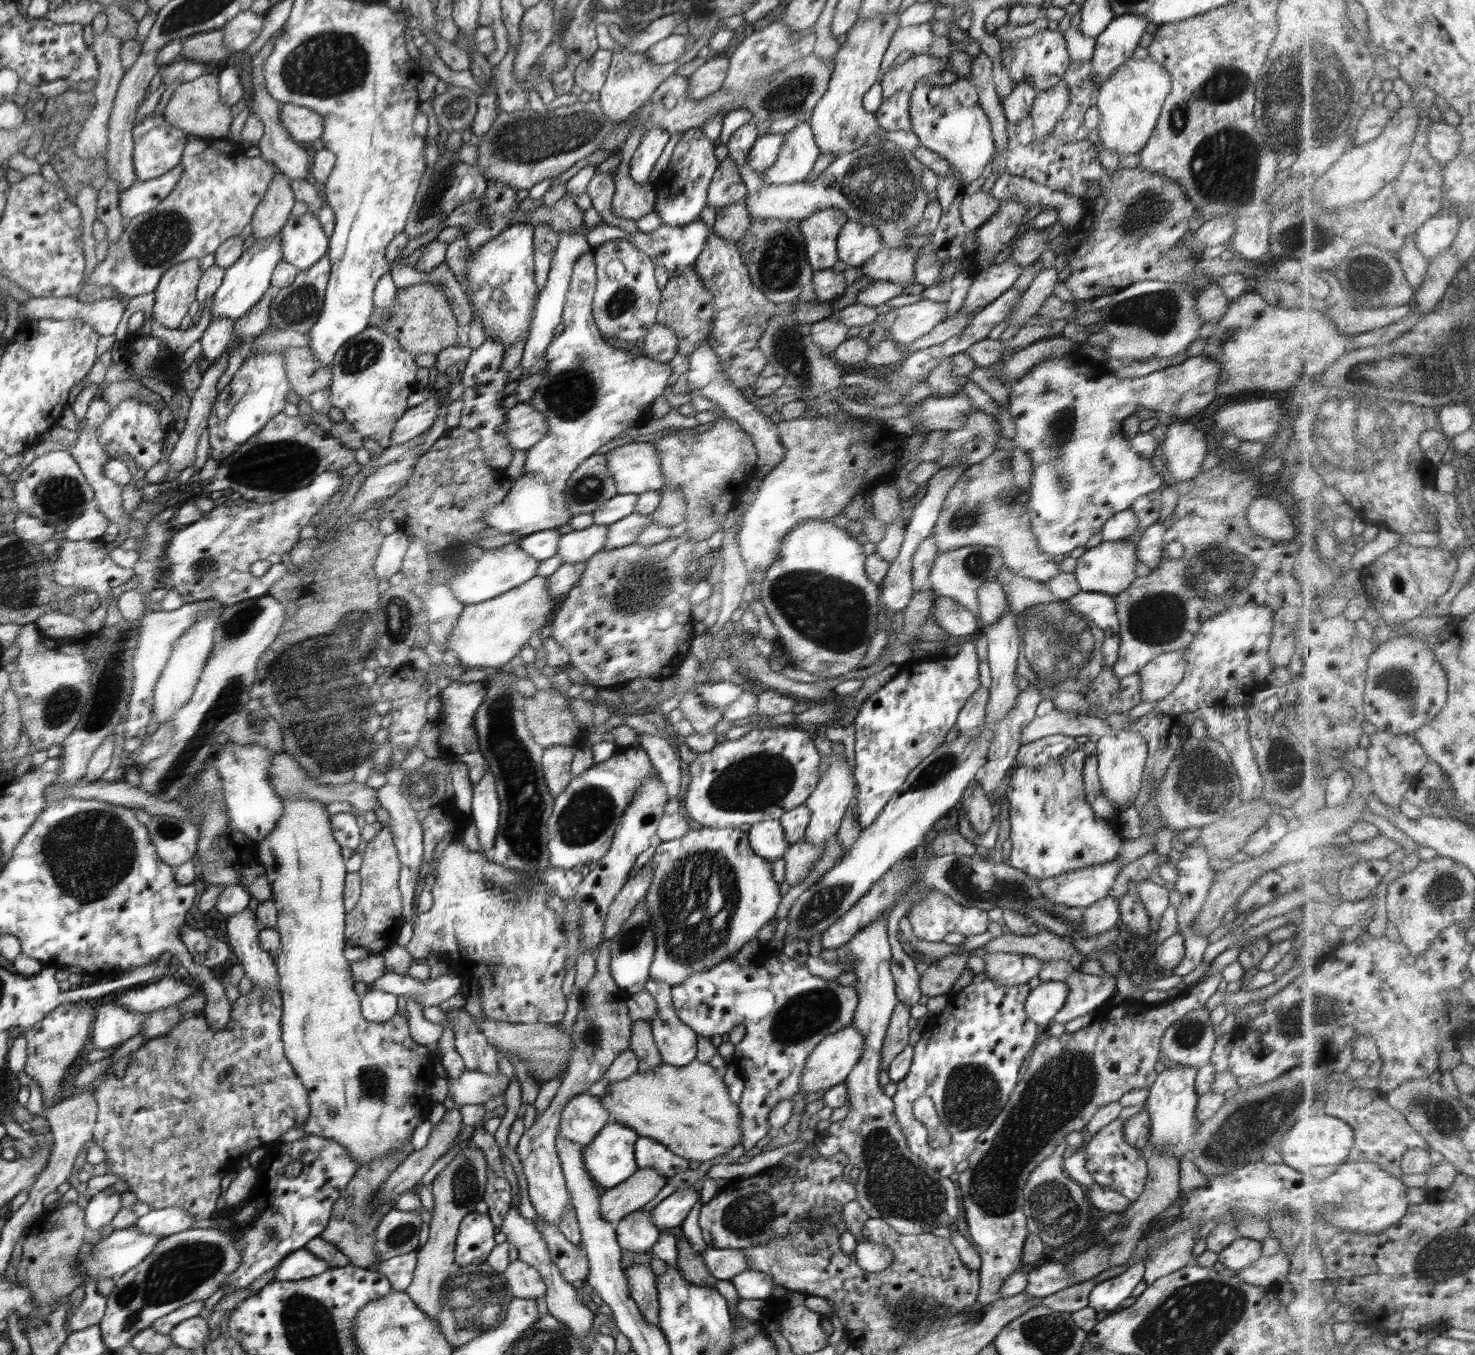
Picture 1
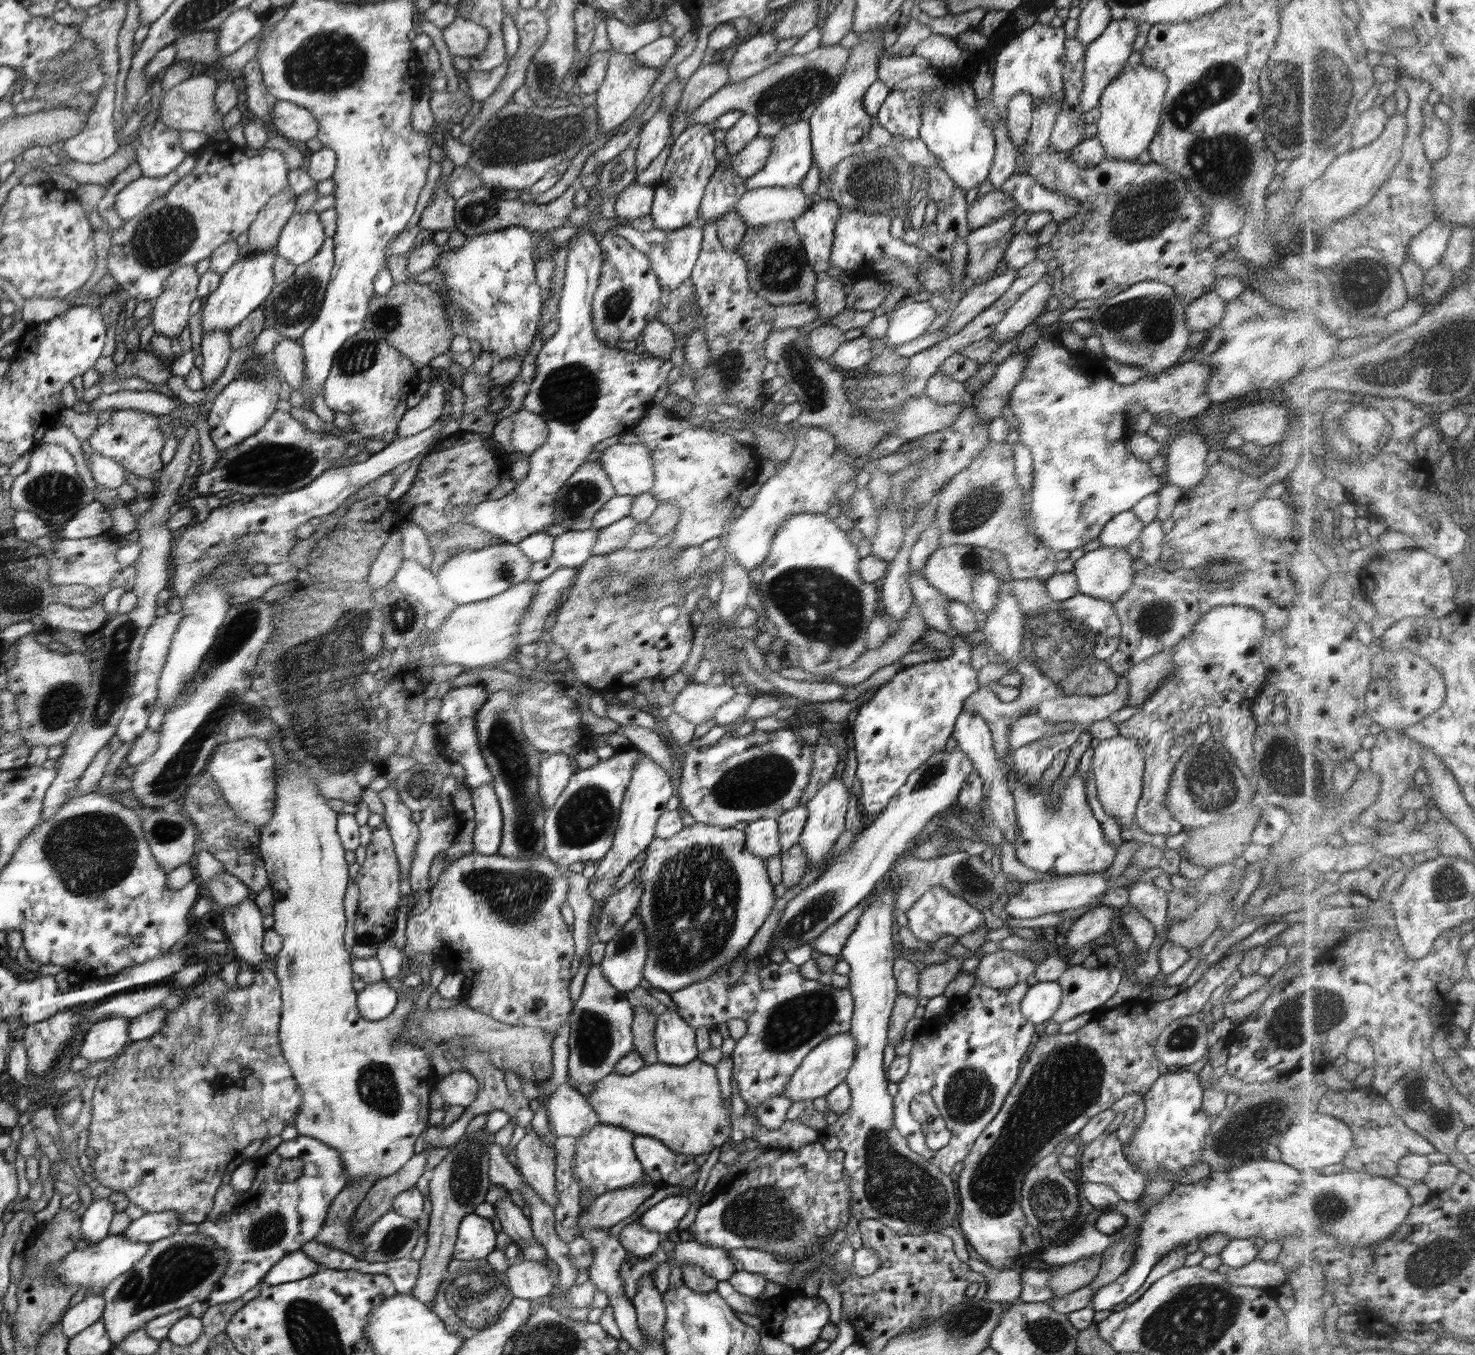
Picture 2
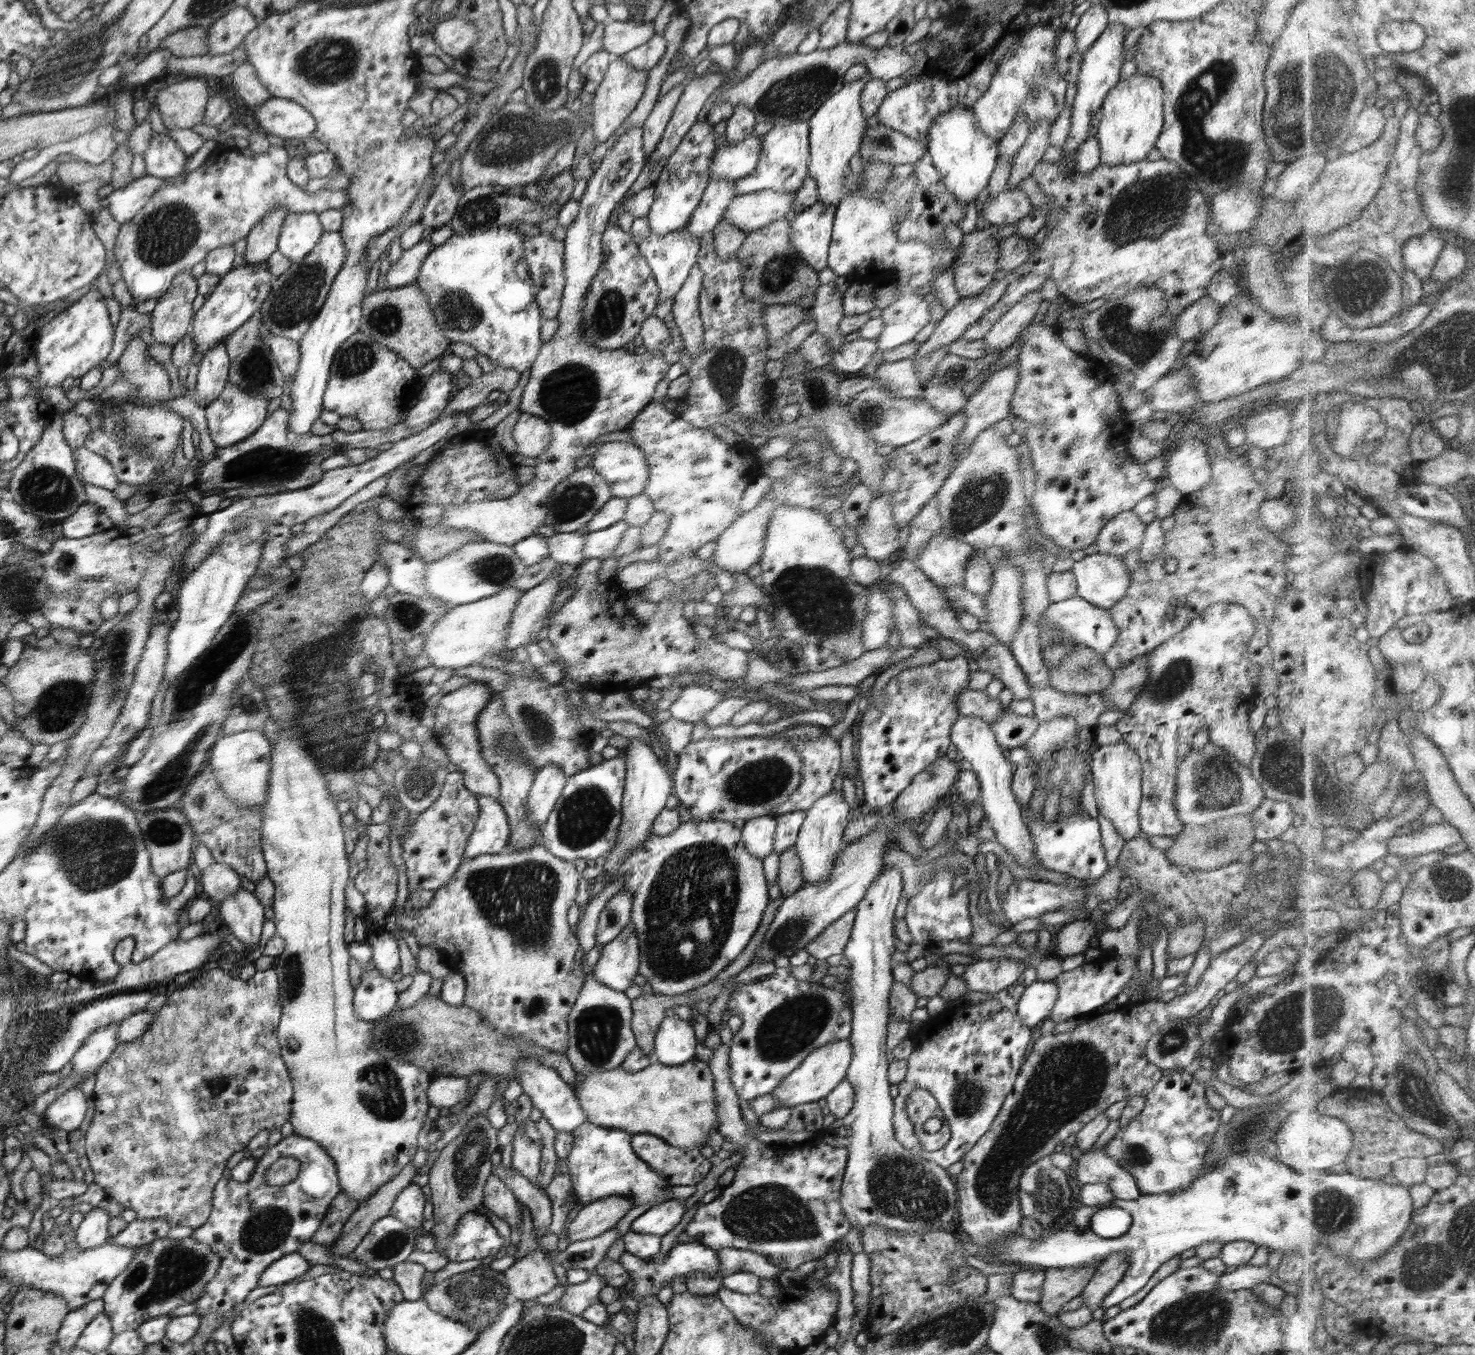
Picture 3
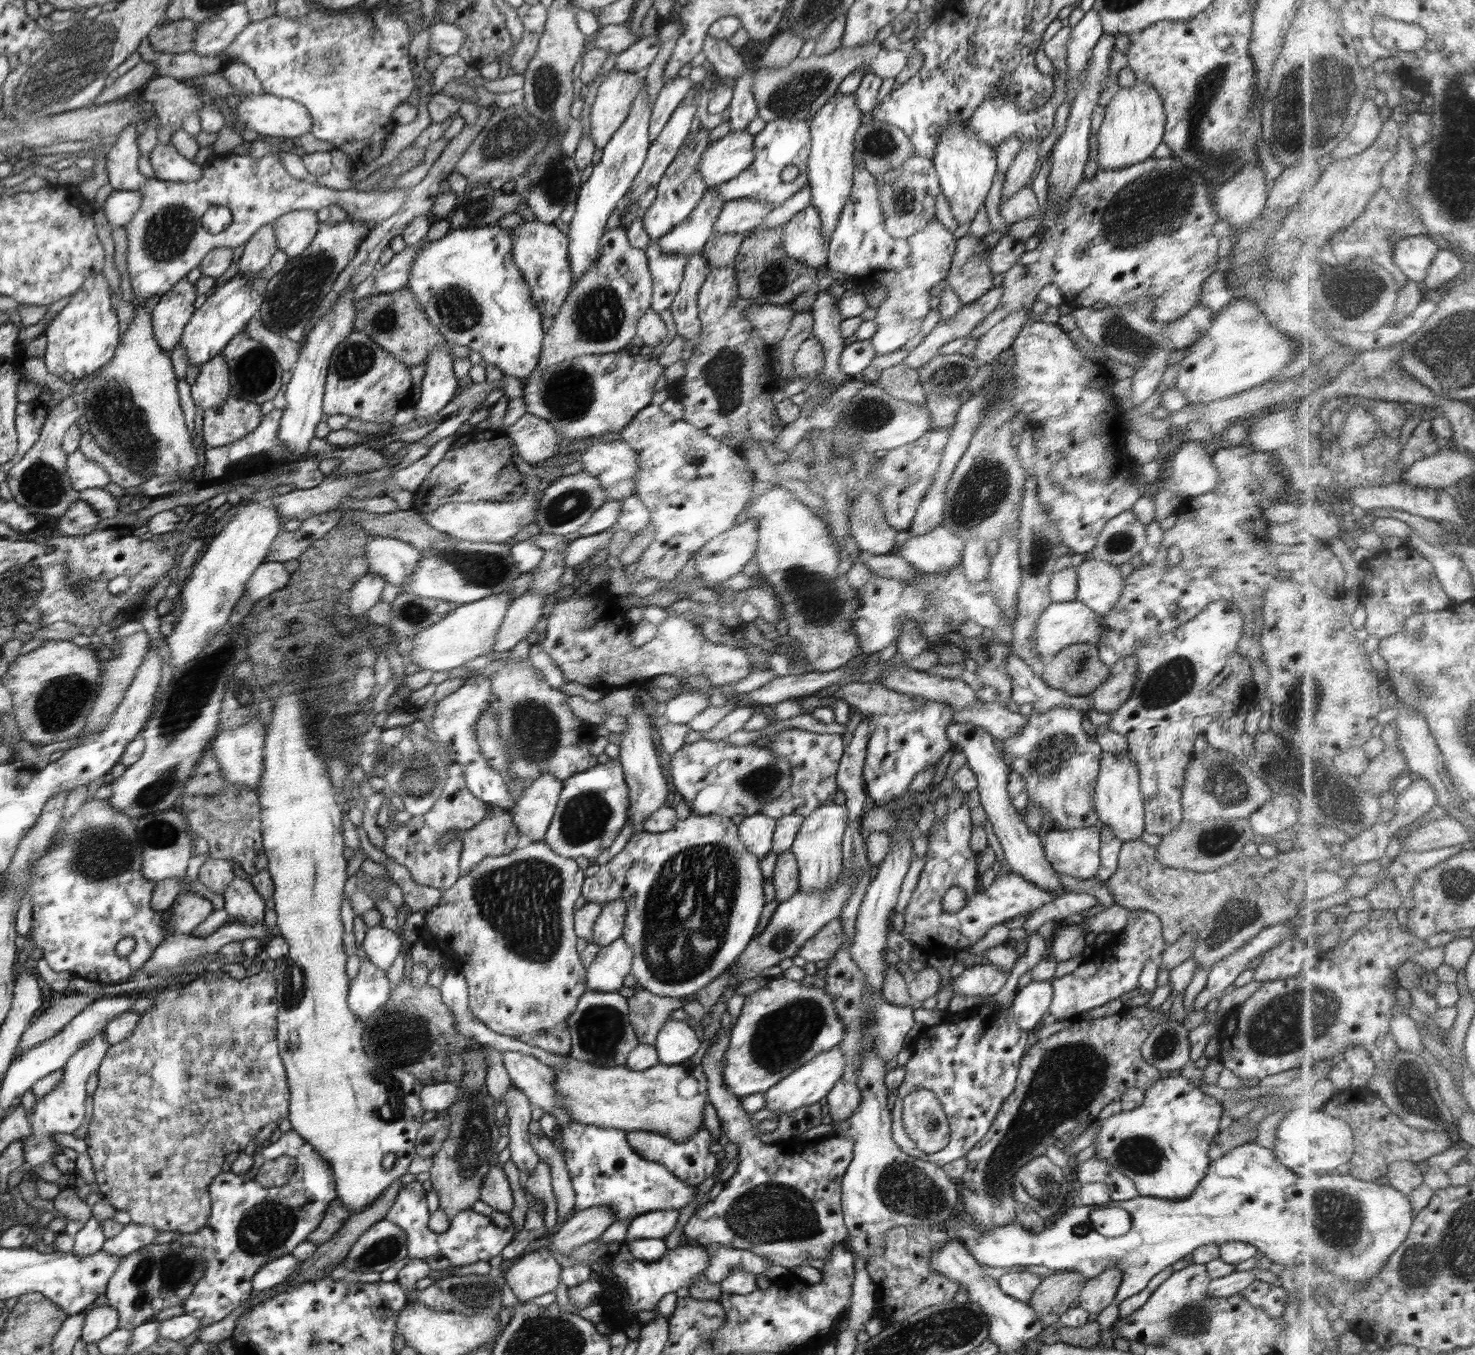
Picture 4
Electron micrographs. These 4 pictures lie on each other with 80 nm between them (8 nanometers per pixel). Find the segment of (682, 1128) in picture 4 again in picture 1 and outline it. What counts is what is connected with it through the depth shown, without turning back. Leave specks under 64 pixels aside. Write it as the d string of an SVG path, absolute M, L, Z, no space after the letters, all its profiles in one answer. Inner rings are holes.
M696 1059L686 1066L662 1063L644 1074L636 1072L620 1082L607 1083L606 1093L599 1097L605 1109L613 1114L616 1123L624 1123L633 1128L639 1136L660 1142L660 1145L666 1146L673 1154L686 1160L698 1160L701 1163L712 1160L718 1155L728 1153L743 1140L741 1112L730 1100L722 1071Z

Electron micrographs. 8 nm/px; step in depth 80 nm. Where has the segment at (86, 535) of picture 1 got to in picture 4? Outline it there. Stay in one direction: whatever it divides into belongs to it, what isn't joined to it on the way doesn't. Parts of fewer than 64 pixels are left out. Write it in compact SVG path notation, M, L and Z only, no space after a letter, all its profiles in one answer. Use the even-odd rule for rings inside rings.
M87 502L72 503L66 514L58 518L58 528L69 535L85 536L91 534L101 521L99 514Z

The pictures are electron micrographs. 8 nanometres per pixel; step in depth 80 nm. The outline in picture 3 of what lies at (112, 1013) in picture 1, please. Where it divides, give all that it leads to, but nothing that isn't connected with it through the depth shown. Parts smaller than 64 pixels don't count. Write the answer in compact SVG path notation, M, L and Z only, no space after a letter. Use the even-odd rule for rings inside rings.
M117 1024L106 1025L90 1033L72 1057L73 1072L84 1076L84 1072L96 1071L112 1056L120 1043L117 1039Z

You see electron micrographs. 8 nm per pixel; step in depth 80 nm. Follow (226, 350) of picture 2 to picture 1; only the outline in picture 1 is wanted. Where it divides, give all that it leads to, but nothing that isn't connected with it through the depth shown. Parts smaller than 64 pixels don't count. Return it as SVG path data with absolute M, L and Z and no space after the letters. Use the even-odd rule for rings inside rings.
M228 317L213 318L202 334L201 347L204 359L212 363L226 350L235 338L235 320Z

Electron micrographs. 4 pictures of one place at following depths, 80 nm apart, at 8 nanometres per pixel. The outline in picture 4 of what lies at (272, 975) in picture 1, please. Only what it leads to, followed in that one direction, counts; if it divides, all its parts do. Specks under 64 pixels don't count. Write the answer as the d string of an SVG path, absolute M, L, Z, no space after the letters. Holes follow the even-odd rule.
M236 877L222 893L224 910L234 923L257 924L265 920L266 901L251 882Z

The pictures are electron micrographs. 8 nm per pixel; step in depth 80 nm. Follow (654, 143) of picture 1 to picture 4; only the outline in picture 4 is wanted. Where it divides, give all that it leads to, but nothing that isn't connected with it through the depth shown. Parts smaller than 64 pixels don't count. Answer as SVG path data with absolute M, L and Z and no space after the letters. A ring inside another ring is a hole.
M675 77L670 83L665 83L663 89L656 95L651 106L652 112L648 127L651 143L662 132L676 107L684 100L684 97L693 86L693 82L688 77Z

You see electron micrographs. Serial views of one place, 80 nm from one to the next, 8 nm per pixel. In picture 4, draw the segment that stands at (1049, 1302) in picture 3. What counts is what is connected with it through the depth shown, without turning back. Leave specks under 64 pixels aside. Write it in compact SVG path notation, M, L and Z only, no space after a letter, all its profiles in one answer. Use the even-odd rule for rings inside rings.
M1080 1271L1050 1272L1033 1292L1028 1304L1047 1328L1069 1309L1072 1302L1078 1300L1085 1284L1085 1276Z

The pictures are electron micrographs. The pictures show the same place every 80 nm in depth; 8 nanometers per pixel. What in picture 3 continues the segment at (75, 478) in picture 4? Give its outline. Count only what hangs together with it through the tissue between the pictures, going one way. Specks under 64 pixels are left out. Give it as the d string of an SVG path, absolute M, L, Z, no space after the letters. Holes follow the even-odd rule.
M85 447L76 448L72 456L76 464L76 474L84 484L95 484L111 491L118 487L119 479L114 474L112 464L102 456L88 451Z

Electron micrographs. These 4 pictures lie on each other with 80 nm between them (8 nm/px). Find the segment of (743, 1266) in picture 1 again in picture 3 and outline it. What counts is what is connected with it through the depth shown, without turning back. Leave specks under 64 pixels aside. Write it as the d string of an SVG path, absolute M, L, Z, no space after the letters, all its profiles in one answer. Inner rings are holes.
M690 1240L689 1243L675 1244L668 1253L667 1258L662 1262L656 1263L651 1260L644 1260L628 1251L623 1252L618 1262L624 1270L627 1270L629 1277L636 1282L632 1296L638 1301L658 1293L664 1283L672 1286L672 1279L676 1278L676 1276L685 1278L692 1271L702 1271L707 1276L714 1277L717 1276L717 1270L719 1270L720 1266L717 1252L694 1240Z

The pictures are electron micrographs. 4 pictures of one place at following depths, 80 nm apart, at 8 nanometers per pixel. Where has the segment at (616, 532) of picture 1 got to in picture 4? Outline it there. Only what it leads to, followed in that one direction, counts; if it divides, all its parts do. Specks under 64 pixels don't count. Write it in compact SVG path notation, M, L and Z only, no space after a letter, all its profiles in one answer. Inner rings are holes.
M609 529L607 532L596 536L582 536L568 544L565 555L565 566L576 568L578 565L591 561L591 558L599 551L607 551L615 531Z

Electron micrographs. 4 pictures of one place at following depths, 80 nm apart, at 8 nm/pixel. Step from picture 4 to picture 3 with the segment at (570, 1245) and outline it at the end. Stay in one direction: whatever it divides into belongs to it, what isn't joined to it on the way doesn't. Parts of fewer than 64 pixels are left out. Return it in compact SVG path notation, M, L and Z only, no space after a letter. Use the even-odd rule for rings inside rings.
M609 1196L580 1206L567 1224L569 1244L592 1238L614 1228L633 1208L626 1197Z

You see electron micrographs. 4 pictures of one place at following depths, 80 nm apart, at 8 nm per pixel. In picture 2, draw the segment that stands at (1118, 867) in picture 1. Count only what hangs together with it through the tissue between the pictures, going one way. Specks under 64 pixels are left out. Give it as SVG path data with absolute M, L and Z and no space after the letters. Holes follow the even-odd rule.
M1106 872L1100 874L1054 875L1032 883L1020 882L1018 893L1008 900L1005 911L1012 919L1036 918L1048 913L1060 913L1065 910L1078 909L1104 897L1108 885Z

